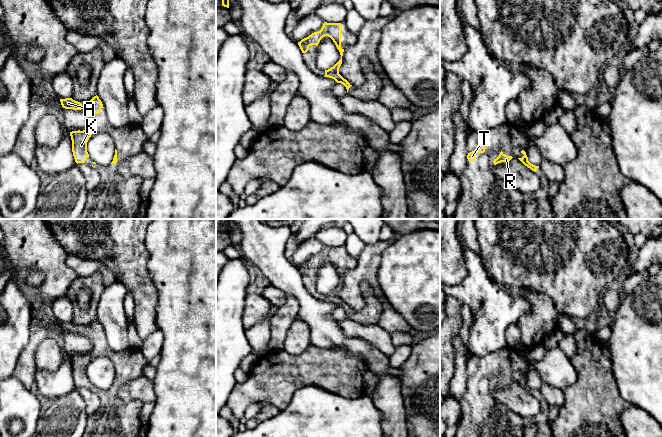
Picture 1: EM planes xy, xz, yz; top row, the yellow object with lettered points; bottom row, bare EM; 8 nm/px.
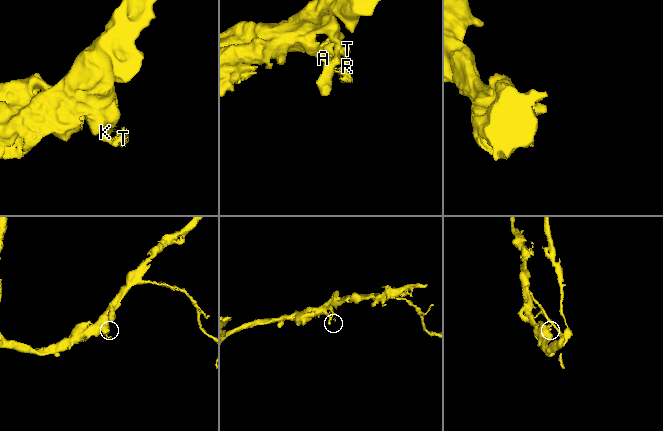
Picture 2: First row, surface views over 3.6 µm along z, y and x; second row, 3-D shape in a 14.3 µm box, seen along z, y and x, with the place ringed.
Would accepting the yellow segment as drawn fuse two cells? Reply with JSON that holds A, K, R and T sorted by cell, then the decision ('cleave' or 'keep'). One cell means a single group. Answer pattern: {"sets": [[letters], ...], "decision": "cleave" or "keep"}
{"sets": [["A", "K", "R", "T"]], "decision": "keep"}

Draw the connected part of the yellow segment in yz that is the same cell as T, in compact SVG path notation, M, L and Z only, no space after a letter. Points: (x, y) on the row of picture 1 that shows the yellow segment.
M484 134L479 135L478 145L476 149L467 155L468 161L474 161L476 159L476 153L484 153L485 152L485 143L484 143Z

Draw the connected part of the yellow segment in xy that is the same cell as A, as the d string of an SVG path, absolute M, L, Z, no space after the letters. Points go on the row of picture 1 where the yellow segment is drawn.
M72 98L60 99L61 105L65 109L81 110L82 104Z

